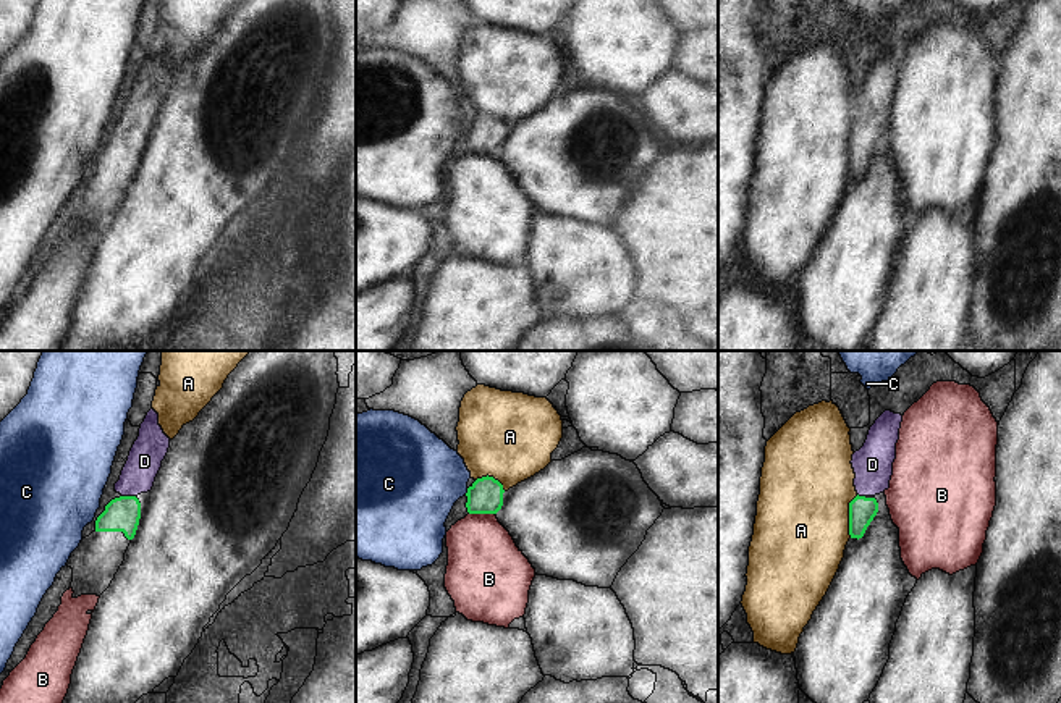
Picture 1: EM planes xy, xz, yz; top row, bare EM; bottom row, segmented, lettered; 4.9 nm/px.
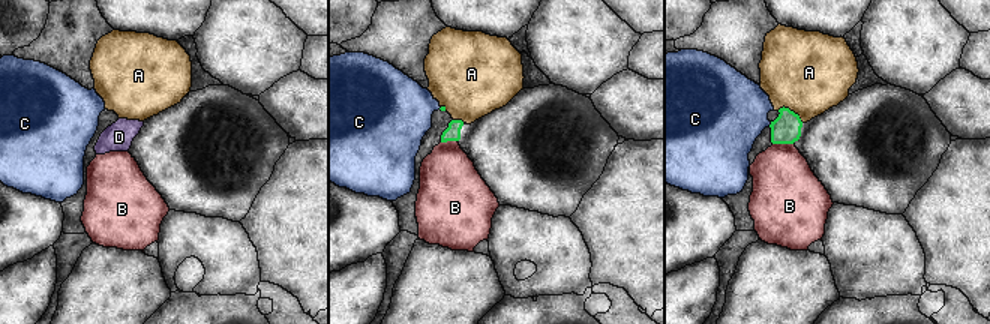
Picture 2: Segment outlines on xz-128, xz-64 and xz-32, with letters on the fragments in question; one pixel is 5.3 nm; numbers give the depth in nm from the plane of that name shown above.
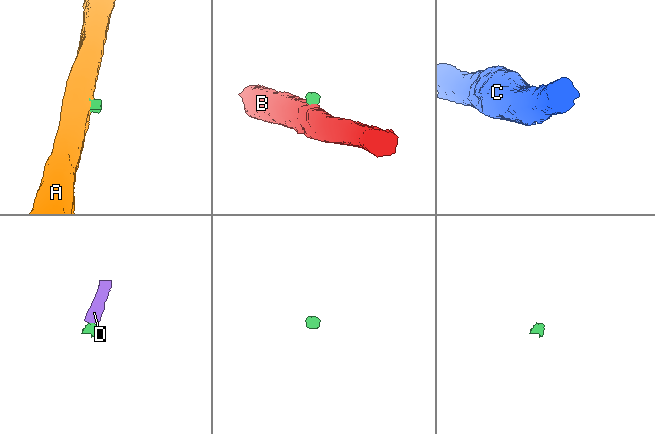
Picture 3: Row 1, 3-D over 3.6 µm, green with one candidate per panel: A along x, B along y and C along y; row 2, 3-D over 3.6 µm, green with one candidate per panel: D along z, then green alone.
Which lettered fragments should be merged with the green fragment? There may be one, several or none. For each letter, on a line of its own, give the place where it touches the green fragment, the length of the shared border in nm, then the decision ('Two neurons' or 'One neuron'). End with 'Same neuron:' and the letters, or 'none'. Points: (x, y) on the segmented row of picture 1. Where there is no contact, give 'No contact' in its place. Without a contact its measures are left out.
A: Touches green at yz (849, 516). Shared border 220 nm. Two neurons
B: Touches green at xz (482, 513). Shared border 130 nm. Two neurons
C: Touches green at xz (468, 492). Shared border 40 nm. Two neurons
D: Touches green at xy (128, 496). Shared border 70 nm. One neuron
Same neuron: D

